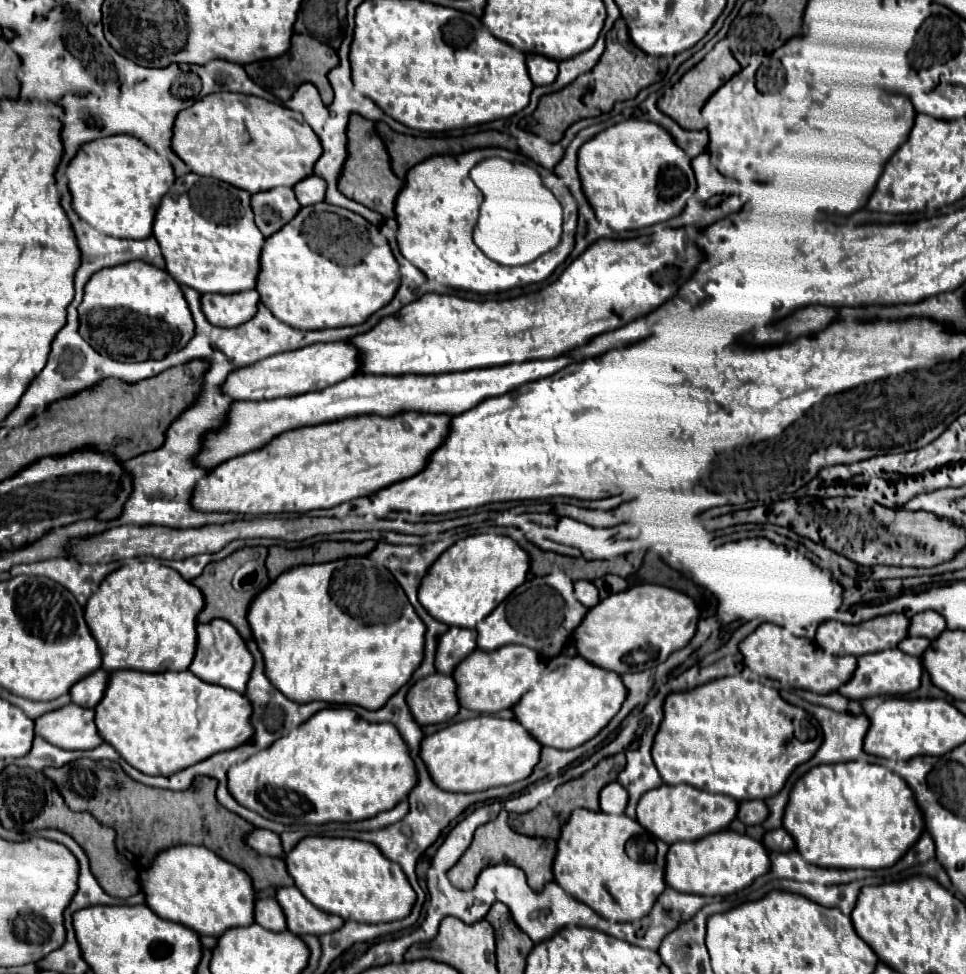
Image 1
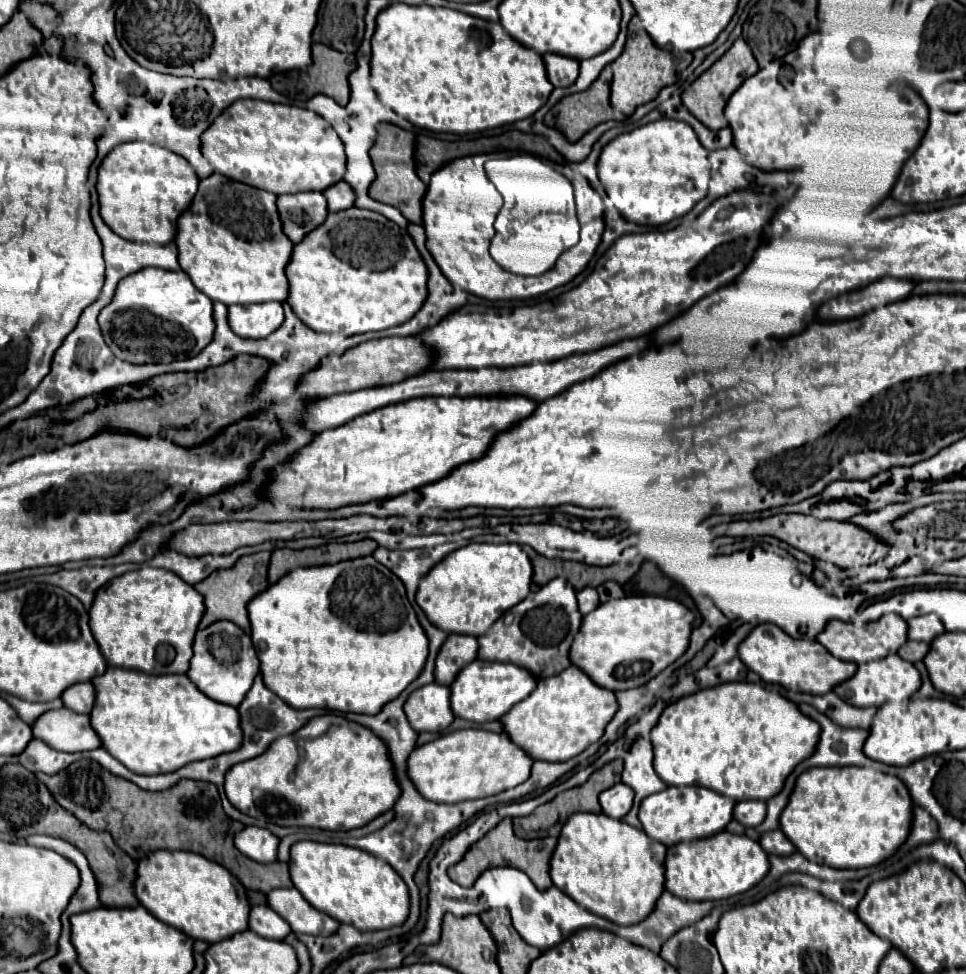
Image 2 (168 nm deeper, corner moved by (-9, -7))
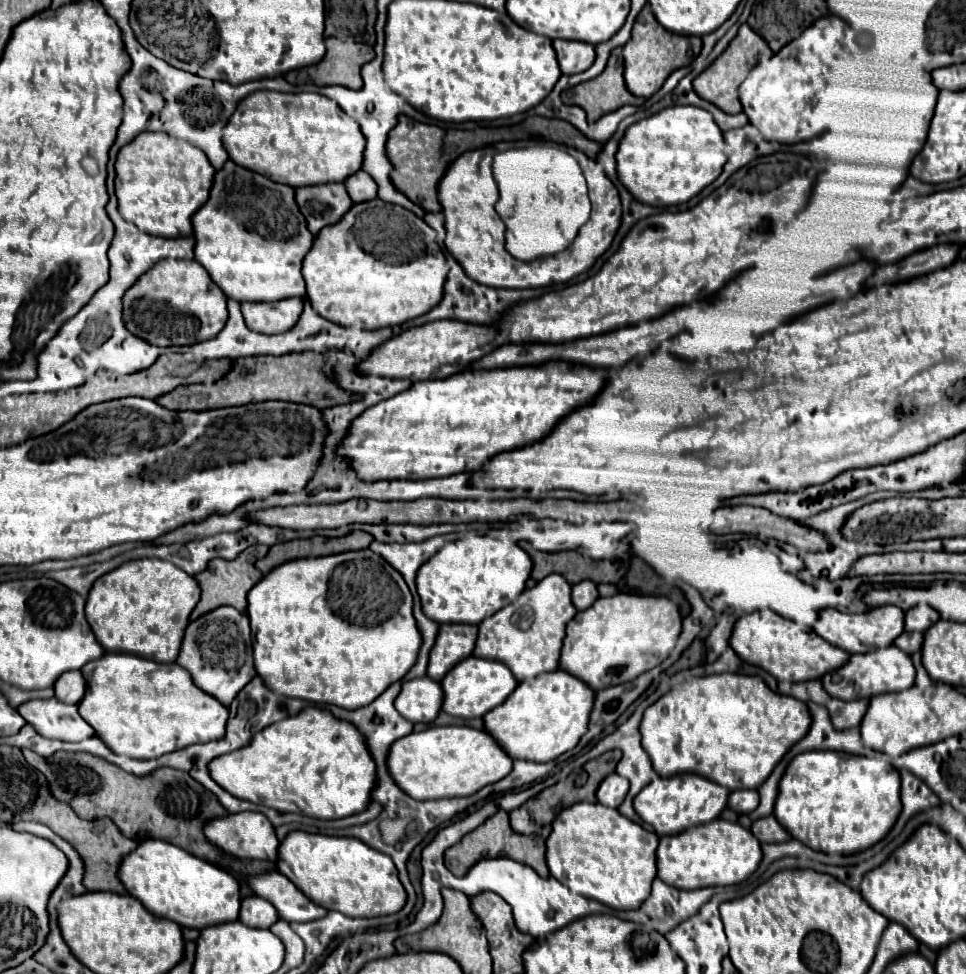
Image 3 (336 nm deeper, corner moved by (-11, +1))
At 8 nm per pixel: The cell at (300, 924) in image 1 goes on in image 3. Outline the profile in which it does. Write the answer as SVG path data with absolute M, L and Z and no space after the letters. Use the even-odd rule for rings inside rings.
M266 872L260 878L250 876L246 878L252 890L274 904L280 918L286 922L312 922L324 918L328 914L326 908L318 906L310 898L306 898L286 876L280 872Z

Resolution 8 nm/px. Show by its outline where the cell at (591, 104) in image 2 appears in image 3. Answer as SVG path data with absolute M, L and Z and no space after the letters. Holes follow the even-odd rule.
M616 48L610 54L608 64L600 76L588 82L582 82L574 88L572 104L580 106L586 112L588 122L596 122L604 114L610 114L626 104L632 104L632 106L644 104L642 98L636 98L626 90L622 70L624 70L624 64L620 56L620 48Z

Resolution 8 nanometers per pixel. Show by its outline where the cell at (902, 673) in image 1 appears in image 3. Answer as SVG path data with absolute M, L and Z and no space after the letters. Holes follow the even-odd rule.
M894 644L870 654L854 654L850 656L848 664L840 670L834 670L826 676L822 676L822 684L826 692L840 700L858 700L858 698L872 698L876 694L884 692L900 692L914 684L916 668L912 664L912 658L906 656L902 650L898 650Z

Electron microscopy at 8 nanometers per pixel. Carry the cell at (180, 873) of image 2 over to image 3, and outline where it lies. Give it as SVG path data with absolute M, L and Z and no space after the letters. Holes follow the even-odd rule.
M144 840L122 860L120 880L128 894L138 898L152 914L168 918L184 928L204 930L238 920L242 902L238 880L224 868L204 862L170 842Z

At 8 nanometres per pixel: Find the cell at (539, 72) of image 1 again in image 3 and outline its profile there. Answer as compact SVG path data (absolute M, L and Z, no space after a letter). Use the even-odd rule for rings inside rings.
M554 40L552 46L556 50L562 74L580 74L594 62L594 46L586 46L586 42Z

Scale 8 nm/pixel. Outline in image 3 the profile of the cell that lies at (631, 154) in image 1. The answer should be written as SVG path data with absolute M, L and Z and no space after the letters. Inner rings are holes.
M672 106L632 124L616 152L616 174L626 190L648 206L674 206L688 202L704 186L712 184L726 162L720 150L722 132L712 116L696 106Z

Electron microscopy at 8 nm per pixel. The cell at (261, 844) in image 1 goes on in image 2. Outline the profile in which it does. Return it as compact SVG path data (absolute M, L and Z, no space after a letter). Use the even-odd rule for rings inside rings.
M246 826L242 832L234 836L234 846L248 858L262 864L276 862L278 842L280 840L270 830L258 826Z

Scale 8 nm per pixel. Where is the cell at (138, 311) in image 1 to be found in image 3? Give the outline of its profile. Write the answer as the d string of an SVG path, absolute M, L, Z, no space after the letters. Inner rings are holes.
M162 260L154 264L122 298L124 326L158 348L194 346L214 338L228 320L226 296L196 260Z

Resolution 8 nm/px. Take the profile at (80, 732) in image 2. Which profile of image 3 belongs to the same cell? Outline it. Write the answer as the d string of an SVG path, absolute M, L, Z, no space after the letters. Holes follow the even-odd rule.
M56 698L24 702L18 706L18 712L44 738L80 742L94 736L94 730L88 726L88 722L80 718L78 706L64 704Z

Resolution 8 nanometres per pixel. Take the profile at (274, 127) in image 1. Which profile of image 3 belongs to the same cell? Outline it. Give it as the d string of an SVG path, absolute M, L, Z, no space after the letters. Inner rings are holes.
M264 90L246 96L238 102L234 114L230 116L230 122L222 130L222 144L232 162L238 162L248 170L254 170L274 182L282 182L294 188L342 182L344 178L360 170L364 152L364 136L358 124L348 118L334 100L312 92L282 93Z

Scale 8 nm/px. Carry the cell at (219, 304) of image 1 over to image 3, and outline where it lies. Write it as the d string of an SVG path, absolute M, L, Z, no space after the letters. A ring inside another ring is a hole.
M284 298L282 302L242 302L246 326L260 334L280 334L296 324L302 312L300 298Z

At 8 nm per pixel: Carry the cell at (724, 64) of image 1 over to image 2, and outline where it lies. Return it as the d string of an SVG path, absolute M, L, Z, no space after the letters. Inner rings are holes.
M738 38L732 48L710 68L706 70L698 80L694 80L682 94L682 102L684 106L688 106L688 110L692 110L692 114L696 114L696 118L700 118L700 122L704 122L710 130L720 130L724 126L728 126L728 120L724 116L724 106L728 102L728 98L736 92L736 88L752 74L758 72L758 62L752 54L752 50L748 48L748 44L744 42L744 38Z

